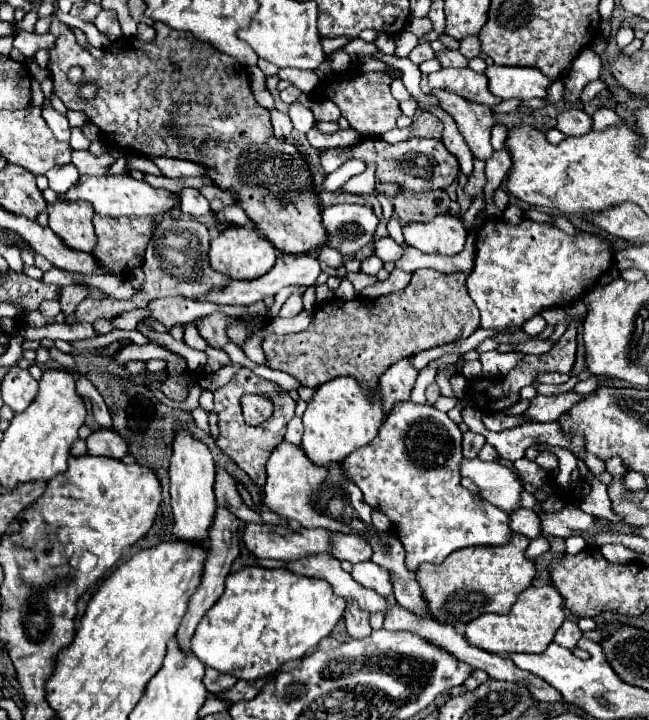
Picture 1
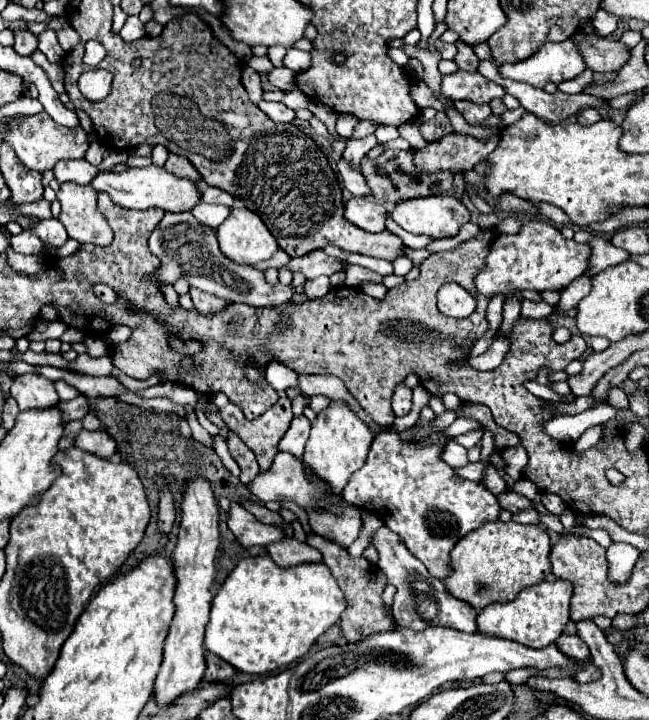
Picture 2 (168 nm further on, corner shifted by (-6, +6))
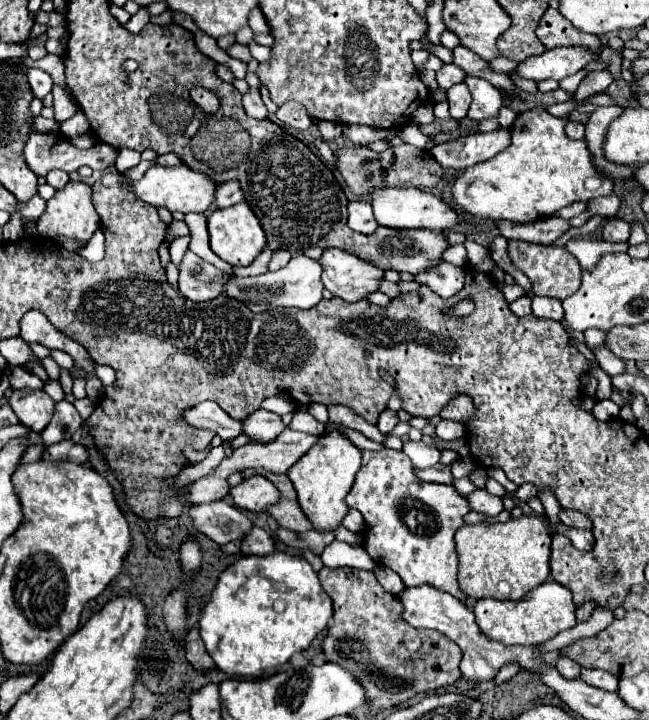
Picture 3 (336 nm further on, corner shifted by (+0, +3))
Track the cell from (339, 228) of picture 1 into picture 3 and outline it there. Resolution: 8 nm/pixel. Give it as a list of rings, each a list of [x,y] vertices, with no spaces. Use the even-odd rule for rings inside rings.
[[[365,200],[349,202],[349,226],[361,234],[373,234],[377,230],[377,220],[373,208]]]

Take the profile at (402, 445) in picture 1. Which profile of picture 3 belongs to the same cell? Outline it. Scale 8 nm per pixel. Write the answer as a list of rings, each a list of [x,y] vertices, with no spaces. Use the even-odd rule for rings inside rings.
[[[381,450],[381,452],[363,452],[361,470],[357,472],[357,480],[347,494],[347,506],[361,512],[365,520],[365,532],[363,532],[363,548],[367,554],[379,564],[387,566],[393,572],[397,572],[405,586],[421,586],[431,584],[433,588],[447,592],[455,596],[457,600],[465,602],[467,594],[461,592],[457,582],[457,568],[459,558],[455,548],[455,532],[463,526],[463,516],[469,512],[465,496],[457,494],[453,486],[449,484],[431,484],[421,482],[413,474],[413,464],[407,454],[395,452],[395,450]]]

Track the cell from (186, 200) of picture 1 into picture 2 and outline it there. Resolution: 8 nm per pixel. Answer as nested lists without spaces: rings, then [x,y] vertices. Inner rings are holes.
[[[205,187],[205,191],[201,193],[201,201],[203,203],[221,203],[221,205],[229,205],[229,207],[235,203],[235,199],[229,193],[225,193],[221,189],[211,189],[211,187]]]

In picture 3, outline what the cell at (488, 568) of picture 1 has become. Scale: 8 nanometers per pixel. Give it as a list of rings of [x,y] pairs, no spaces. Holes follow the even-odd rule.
[[[521,516],[493,526],[461,526],[455,542],[459,554],[459,586],[469,600],[521,600],[549,578],[551,534],[541,516]]]

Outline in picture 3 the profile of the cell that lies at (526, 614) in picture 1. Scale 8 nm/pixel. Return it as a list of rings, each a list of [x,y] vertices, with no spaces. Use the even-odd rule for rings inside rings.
[[[547,580],[527,594],[519,602],[501,602],[493,598],[483,598],[473,604],[477,626],[491,640],[499,640],[507,646],[537,646],[563,630],[569,630],[577,624],[575,620],[575,602],[571,590],[561,586],[555,580]]]

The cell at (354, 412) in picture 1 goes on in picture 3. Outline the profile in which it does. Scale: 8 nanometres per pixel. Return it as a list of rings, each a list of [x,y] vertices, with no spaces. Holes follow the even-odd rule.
[[[333,430],[321,434],[319,444],[315,444],[311,452],[307,452],[287,470],[287,476],[291,478],[297,492],[297,502],[301,510],[307,512],[313,530],[331,532],[341,524],[341,520],[349,512],[345,504],[345,496],[353,486],[359,466],[361,466],[361,450],[355,448],[341,432]]]

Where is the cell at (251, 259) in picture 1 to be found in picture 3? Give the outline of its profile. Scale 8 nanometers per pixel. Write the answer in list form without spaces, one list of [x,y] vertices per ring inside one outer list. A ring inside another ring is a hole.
[[[247,202],[229,206],[229,208],[213,208],[209,212],[207,226],[209,226],[209,236],[211,236],[211,250],[221,260],[233,266],[249,266],[255,260],[255,256],[265,248],[265,232]]]

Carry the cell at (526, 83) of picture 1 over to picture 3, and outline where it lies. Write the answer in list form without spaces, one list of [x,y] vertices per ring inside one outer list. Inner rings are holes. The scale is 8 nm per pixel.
[[[559,46],[555,50],[545,50],[541,56],[531,56],[519,64],[517,72],[529,80],[563,80],[567,76],[577,74],[589,62],[599,60],[599,52],[587,50],[583,46]]]

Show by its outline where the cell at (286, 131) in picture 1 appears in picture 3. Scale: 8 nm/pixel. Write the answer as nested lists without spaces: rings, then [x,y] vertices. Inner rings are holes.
[[[249,88],[249,92],[243,96],[243,108],[245,108],[247,116],[251,116],[251,118],[257,118],[257,120],[267,118],[267,108],[261,100],[259,90],[255,90],[255,88]]]

